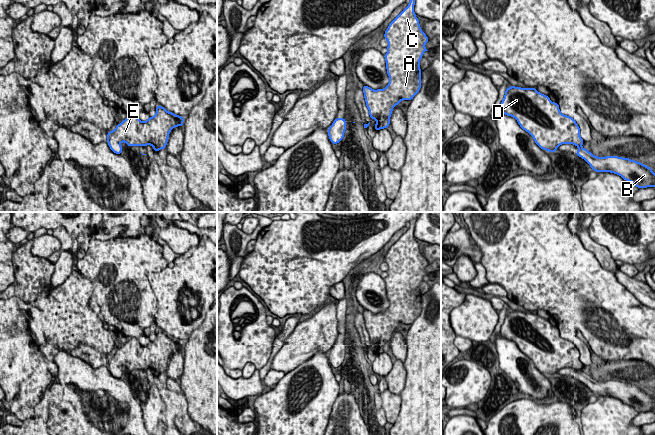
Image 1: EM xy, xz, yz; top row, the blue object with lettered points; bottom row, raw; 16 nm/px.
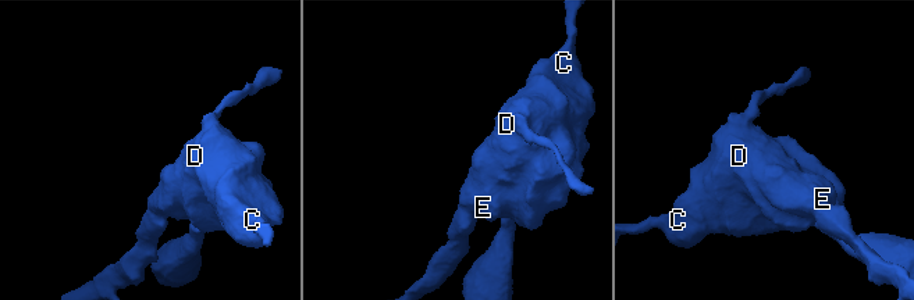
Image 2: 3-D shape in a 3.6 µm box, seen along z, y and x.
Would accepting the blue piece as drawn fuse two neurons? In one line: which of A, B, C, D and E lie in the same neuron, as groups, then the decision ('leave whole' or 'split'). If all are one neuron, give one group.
groups A C D E / B; split

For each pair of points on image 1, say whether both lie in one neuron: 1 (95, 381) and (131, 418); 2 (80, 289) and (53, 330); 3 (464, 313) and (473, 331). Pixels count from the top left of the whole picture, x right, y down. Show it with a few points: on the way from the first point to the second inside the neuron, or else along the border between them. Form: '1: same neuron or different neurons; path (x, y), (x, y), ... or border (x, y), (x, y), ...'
1: same neuron; path (106, 389), (124, 405), (130, 407)
2: same neuron; path (71, 299), (59, 320)
3: same neuron; path (468, 317), (473, 322), (473, 327)

